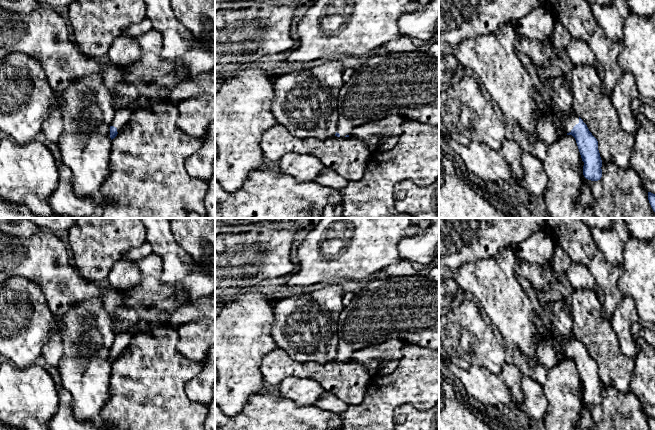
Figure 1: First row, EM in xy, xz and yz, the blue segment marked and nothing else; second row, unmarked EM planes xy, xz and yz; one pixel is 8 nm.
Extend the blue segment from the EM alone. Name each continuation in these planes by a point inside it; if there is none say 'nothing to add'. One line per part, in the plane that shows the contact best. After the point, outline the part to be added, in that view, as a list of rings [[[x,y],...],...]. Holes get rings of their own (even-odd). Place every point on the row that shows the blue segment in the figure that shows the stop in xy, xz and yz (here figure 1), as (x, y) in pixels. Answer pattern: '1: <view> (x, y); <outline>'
1: yz (550, 126); [[[546,111],[536,119],[536,130],[540,140],[549,146],[571,132],[578,123],[579,117],[575,113],[560,116],[557,112]]]

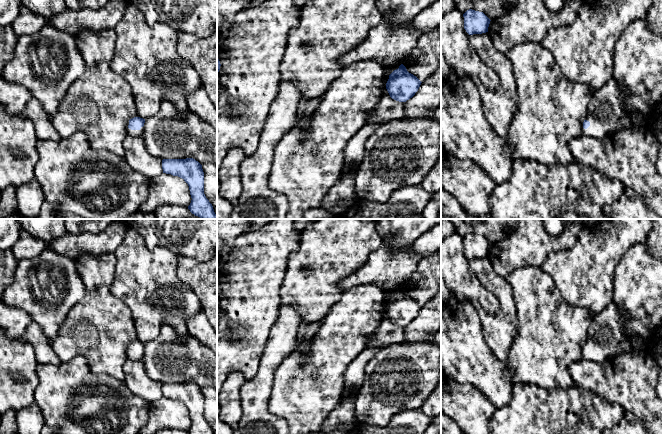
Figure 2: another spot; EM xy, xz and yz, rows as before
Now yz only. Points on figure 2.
1: yz (606, 113); [[[613,78],[597,90],[588,105],[585,119],[590,126],[583,128],[582,135],[607,139],[611,134],[625,129],[637,117],[637,114],[625,110],[628,94],[628,90]]]

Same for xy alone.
1: xy (134, 133); [[[144,126],[141,127],[140,130],[131,130],[127,128],[127,135],[132,137],[139,137],[139,136],[142,136],[143,131],[144,131]]]

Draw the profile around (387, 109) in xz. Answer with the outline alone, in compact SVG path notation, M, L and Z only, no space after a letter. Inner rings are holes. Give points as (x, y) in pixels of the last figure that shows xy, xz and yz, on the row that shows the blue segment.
M383 89L383 95L377 105L368 113L367 123L386 123L393 120L405 120L404 102L392 99L386 89Z

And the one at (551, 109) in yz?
M540 42L517 44L505 55L513 67L518 97L506 137L511 147L511 158L527 159L544 165L574 163L569 142L583 136L583 122L594 93L588 86L568 80L561 73L550 51Z

